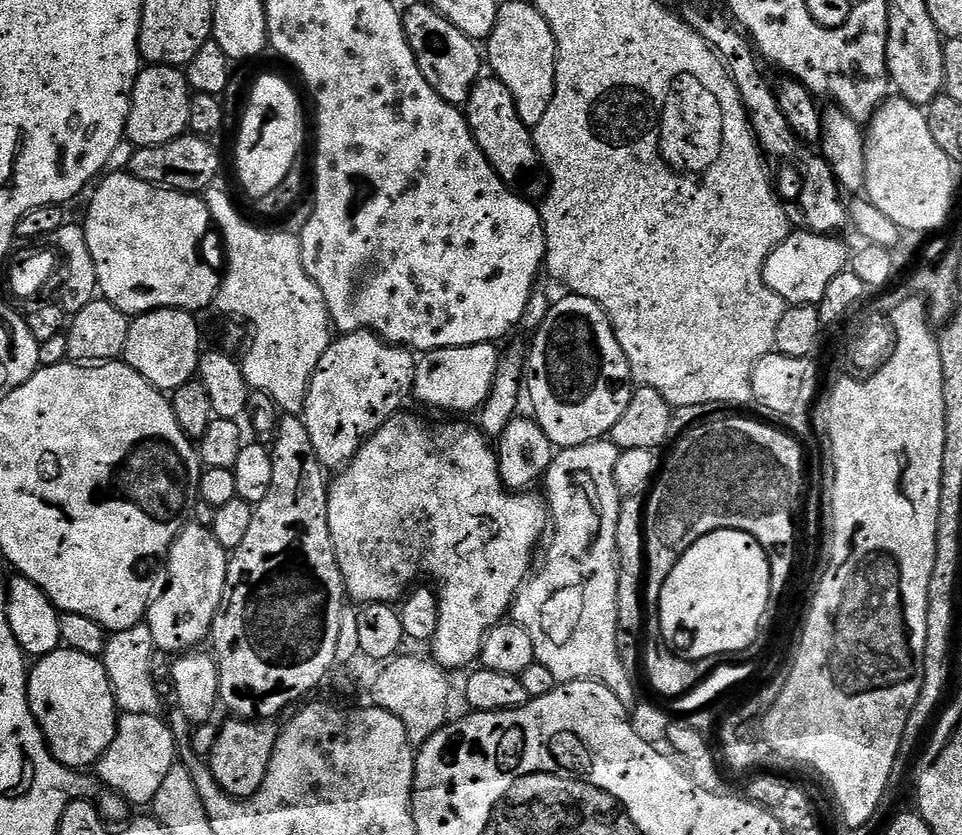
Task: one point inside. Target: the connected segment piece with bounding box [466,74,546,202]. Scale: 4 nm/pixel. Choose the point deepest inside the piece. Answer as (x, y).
(510, 147)

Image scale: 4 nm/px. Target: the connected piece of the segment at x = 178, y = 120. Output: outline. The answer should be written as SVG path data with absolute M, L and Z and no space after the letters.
M148 66L141 71L132 91L128 115L127 143L136 148L153 148L189 131L190 89L188 77L176 66Z

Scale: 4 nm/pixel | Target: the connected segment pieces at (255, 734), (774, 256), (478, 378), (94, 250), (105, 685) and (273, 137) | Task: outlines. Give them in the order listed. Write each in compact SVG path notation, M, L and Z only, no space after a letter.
M232 718L229 721L225 728L221 727L216 733L210 767L216 779L216 785L224 793L233 798L247 798L259 790L266 778L270 758L274 754L278 728L277 725L272 725L275 723L264 718L257 721Z
M803 230L793 231L781 242L777 248L766 258L764 263L764 281L774 294L778 294L784 300L785 305L793 304L814 304L819 305L822 294L826 294L826 286L838 278L838 274L845 271L850 264L850 248L847 248L842 241L836 240L835 235L819 236L813 232Z
M495 343L475 344L423 353L416 362L411 395L417 396L428 408L441 408L444 412L475 413L490 394L496 367L500 365L496 348Z
M124 170L107 176L95 185L96 193L82 219L86 246L90 246L94 270L98 270L99 295L132 318L159 308L180 308L193 314L200 314L203 308L211 309L221 277L200 261L200 239L212 224L212 216L203 199L190 192L175 192L147 184Z
M61 646L48 656L39 657L28 674L28 705L40 724L40 731L44 733L53 758L68 768L84 770L88 768L87 764L95 765L114 742L118 719L116 696L112 692L104 661L99 656L82 654L73 648Z
M260 76L252 84L252 93L248 96L248 105L244 108L244 117L240 120L240 133L236 136L236 176L240 179L240 184L244 187L244 192L253 201L262 198L262 194L270 194L270 190L282 182L282 178L286 178L286 174L290 174L290 170L297 167L296 159L300 156L300 147L304 144L304 116L300 113L300 100L296 97L296 92L283 80L280 76Z

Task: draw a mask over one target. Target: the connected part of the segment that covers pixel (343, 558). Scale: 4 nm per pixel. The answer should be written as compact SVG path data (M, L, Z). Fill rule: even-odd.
M397 414L390 417L370 439L364 442L355 458L345 468L341 468L335 473L336 481L334 479L331 481L328 490L330 538L334 546L338 570L344 579L344 591L347 599L349 601L357 600L357 602L352 601L357 605L395 605L417 583L415 580L420 575L433 576L440 583L440 588L438 587L440 617L438 618L436 634L430 641L431 655L436 663L445 670L464 667L467 669L477 663L486 634L495 624L501 623L509 615L512 601L516 598L516 592L533 571L532 551L535 550L536 542L543 534L545 537L546 529L550 524L550 513L545 501L539 495L537 495L538 497L528 496L532 494L527 491L513 492L505 488L500 480L500 472L496 468L496 454L493 445L489 443L479 427L472 425L471 428L468 424L431 424L430 421L423 420L420 416L404 415Z

